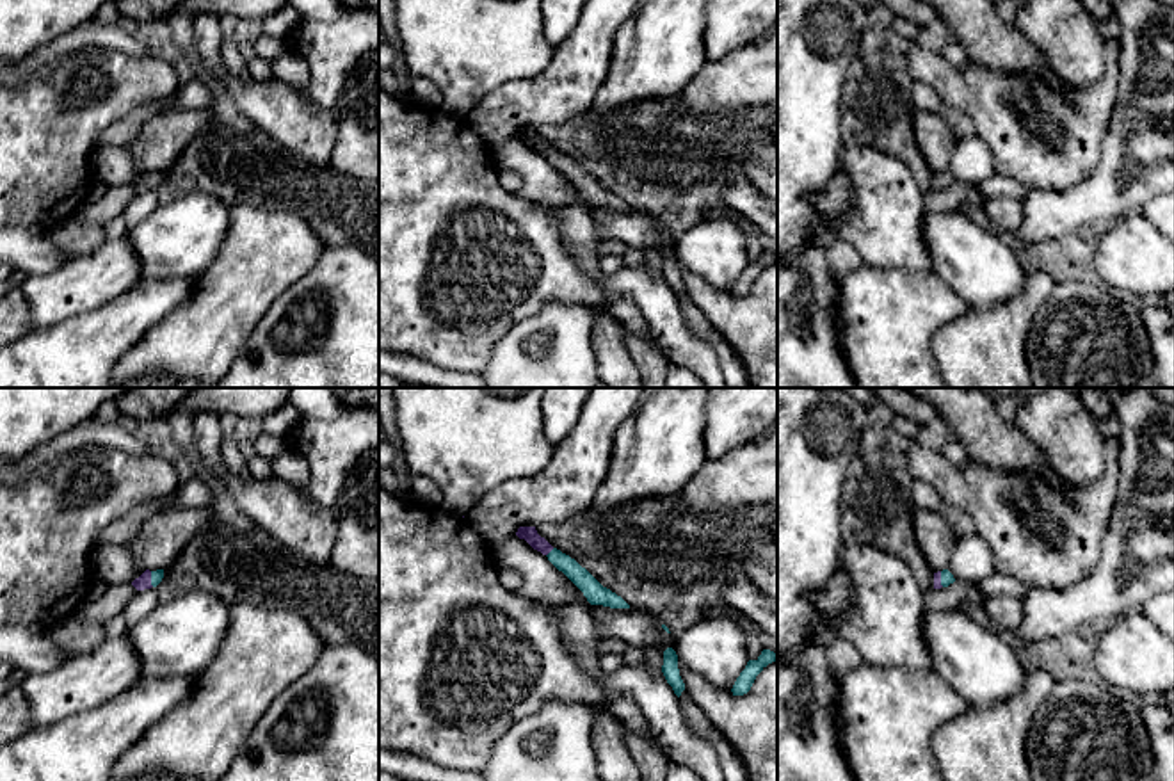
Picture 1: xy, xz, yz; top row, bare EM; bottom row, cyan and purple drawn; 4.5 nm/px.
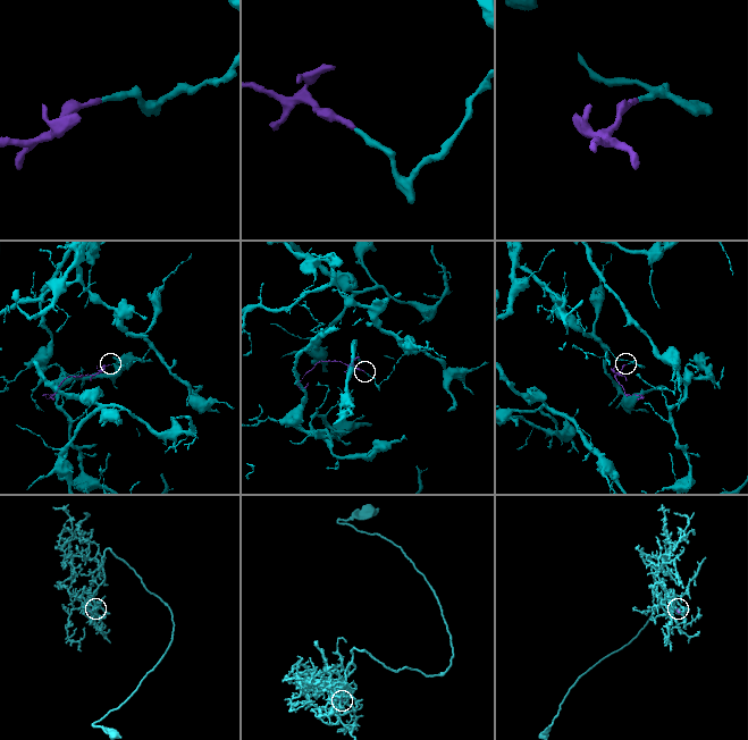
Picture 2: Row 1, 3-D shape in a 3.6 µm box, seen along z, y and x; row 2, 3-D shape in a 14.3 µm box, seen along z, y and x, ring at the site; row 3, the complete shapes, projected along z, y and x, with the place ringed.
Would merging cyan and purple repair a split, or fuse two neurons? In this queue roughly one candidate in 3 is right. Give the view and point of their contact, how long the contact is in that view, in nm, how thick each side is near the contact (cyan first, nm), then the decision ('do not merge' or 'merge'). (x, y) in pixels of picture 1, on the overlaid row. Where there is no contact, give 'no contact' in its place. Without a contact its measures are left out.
meets cyan in xz at (550, 552); contact 50 nm long; 90 nm thick on the cyan side, 70 nm on the other; merge

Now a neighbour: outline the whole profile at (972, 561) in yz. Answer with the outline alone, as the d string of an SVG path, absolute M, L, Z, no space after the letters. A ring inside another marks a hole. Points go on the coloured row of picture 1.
M977 534L961 537L946 568L961 584L977 584L994 573L989 544Z

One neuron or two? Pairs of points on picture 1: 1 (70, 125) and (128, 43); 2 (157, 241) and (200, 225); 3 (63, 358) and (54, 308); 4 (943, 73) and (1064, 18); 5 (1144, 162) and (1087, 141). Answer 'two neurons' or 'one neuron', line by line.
1: two neurons
2: one neuron
3: two neurons
4: two neurons
5: two neurons

